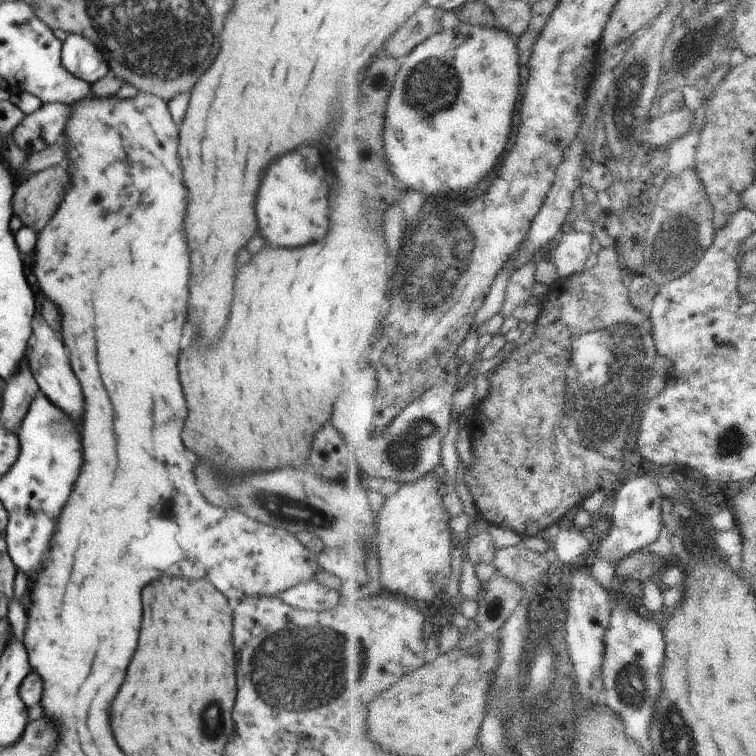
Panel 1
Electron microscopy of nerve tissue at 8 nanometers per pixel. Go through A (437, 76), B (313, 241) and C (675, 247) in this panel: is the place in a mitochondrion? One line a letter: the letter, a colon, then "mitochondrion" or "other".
A: mitochondrion
B: other
C: mitochondrion

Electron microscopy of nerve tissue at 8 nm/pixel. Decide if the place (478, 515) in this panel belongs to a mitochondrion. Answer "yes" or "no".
no

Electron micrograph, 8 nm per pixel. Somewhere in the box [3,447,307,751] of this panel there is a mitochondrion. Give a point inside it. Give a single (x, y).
(211, 719)

